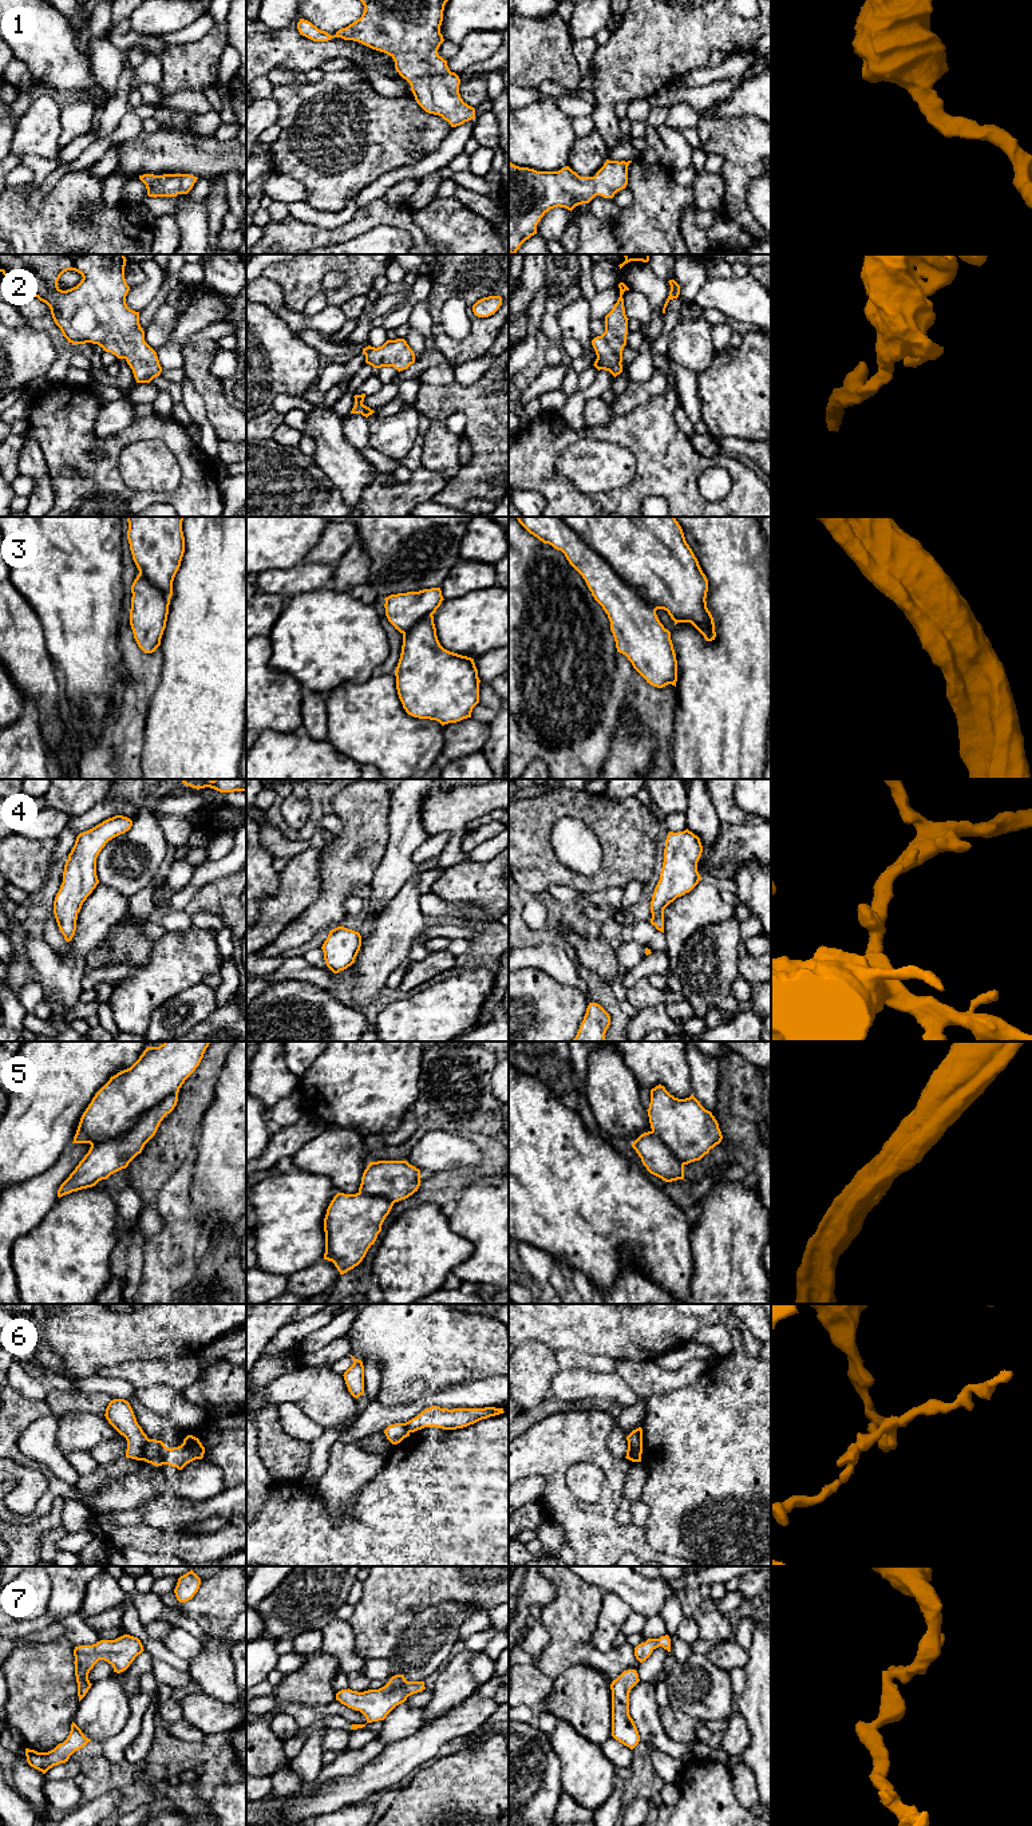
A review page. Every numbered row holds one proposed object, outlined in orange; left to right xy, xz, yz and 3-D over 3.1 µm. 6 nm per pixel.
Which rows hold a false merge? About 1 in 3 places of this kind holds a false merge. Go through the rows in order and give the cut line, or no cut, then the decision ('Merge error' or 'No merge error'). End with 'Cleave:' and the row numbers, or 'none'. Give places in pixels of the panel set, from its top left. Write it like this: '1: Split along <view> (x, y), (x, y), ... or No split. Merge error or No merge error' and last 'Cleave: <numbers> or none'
1: No split. No merge error
2: No split. No merge error
3: No split. No merge error
4: No split. No merge error
5: No split. No merge error
6: Split along xy (150, 1439), (143, 1450), (142, 1459). Merge error
7: No split. No merge error
Cleave: 6

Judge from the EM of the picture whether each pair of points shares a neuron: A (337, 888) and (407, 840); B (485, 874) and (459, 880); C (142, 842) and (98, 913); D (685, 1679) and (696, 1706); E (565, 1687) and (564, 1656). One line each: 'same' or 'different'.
A: different
B: same
C: different
D: same
E: different

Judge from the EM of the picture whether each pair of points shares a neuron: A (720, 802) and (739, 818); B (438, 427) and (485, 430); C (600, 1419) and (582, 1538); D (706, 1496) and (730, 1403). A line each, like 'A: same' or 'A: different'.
A: same
B: different
C: same
D: same

